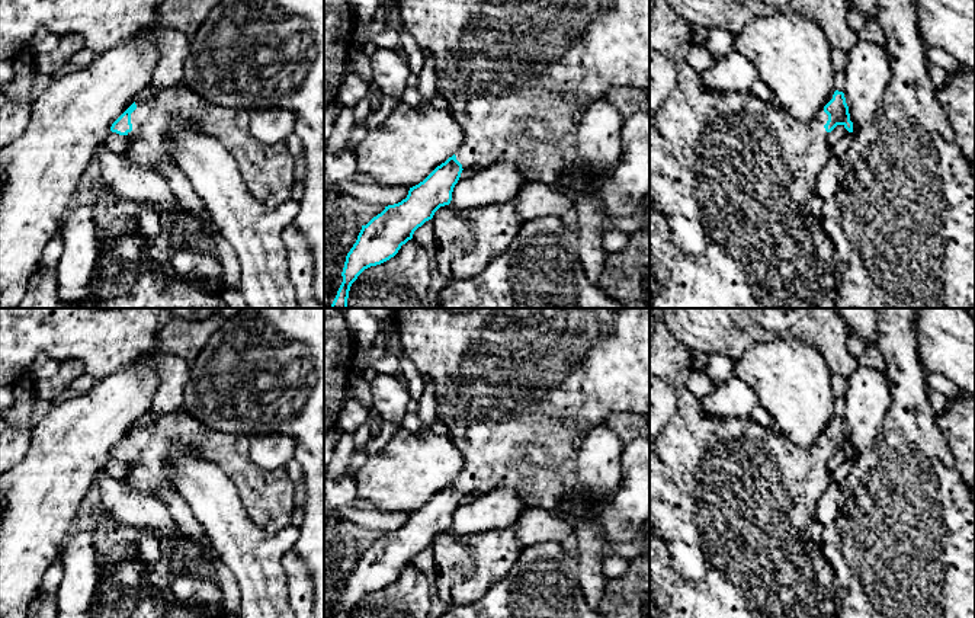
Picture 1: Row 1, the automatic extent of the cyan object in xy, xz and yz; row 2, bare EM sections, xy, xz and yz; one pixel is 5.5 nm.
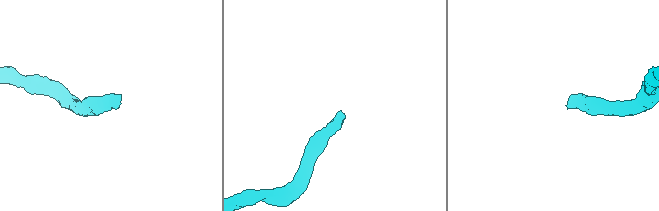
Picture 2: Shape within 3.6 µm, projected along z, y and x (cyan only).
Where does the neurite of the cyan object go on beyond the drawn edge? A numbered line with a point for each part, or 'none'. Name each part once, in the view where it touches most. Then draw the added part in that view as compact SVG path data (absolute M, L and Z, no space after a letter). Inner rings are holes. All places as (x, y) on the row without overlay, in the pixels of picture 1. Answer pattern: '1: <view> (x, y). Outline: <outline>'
1: xy (268, 495). Outline: M183 410L154 419L147 414L135 430L124 478L132 490L142 496L154 496L158 489L174 490L166 477L169 448L185 444L228 474L248 515L267 534L291 525L294 483L285 468L264 470L250 458L247 435L214 430Z

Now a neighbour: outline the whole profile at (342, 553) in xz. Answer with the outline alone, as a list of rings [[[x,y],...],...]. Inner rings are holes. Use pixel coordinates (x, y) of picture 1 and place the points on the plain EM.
[[[324,515],[324,618],[331,618],[360,555],[356,528]]]

